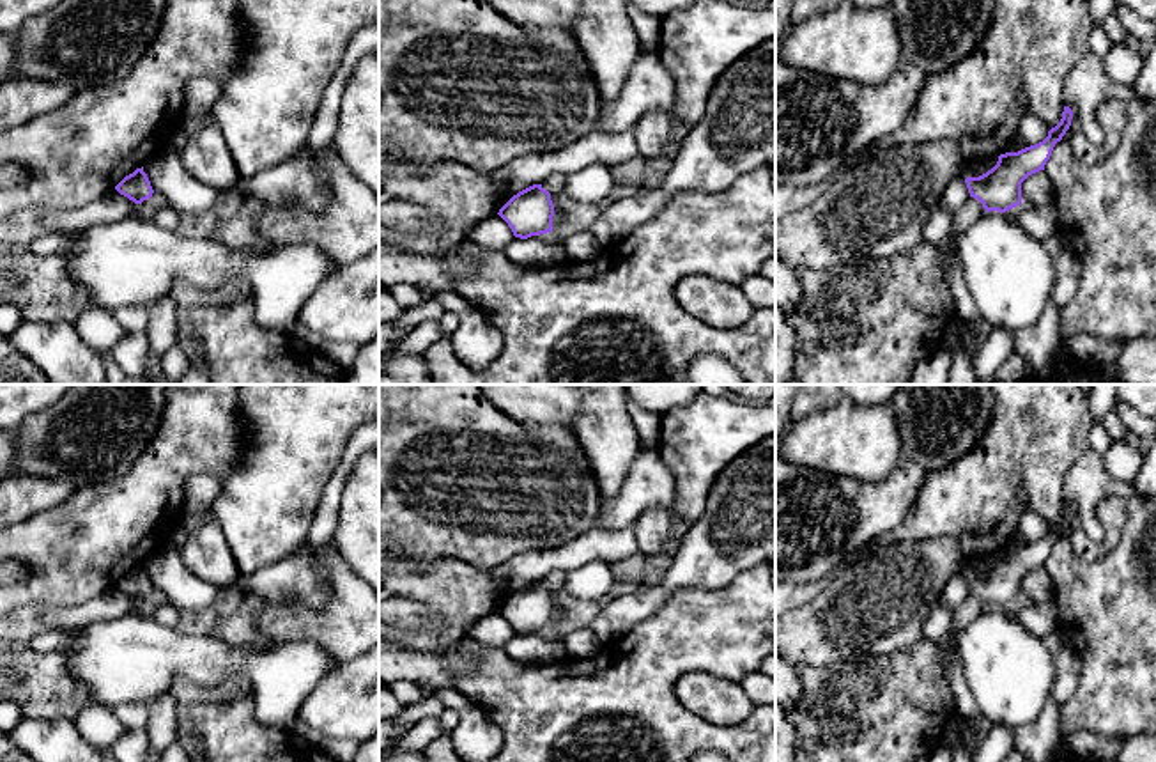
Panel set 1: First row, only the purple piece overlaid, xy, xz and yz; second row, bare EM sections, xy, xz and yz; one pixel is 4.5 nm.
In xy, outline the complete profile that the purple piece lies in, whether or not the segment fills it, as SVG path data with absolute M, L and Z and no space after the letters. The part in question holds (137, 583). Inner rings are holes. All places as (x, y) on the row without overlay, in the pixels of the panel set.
M136 565L133 571L126 572L115 587L133 597L135 601L142 601L143 597L150 595L154 587L147 571L142 565Z

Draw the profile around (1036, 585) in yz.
M1044 567L1029 572L1021 579L1021 601L1044 603L1050 599L1053 599L1053 590Z

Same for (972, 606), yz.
M970 594L965 603L956 611L952 611L951 633L959 636L963 629L984 610L986 606L983 604L983 601L977 595Z

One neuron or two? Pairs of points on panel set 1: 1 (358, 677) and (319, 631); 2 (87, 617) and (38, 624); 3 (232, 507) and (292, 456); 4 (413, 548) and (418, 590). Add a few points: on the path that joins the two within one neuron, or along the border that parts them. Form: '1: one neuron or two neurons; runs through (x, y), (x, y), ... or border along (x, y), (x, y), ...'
1: two neurons; border along (360, 654), (340, 665)
2: one neuron; runs through (75, 617), (50, 617)
3: one neuron; runs through (246, 502), (278, 470)
4: two neurons; border along (455, 559), (438, 559), (423, 573), (397, 573)

